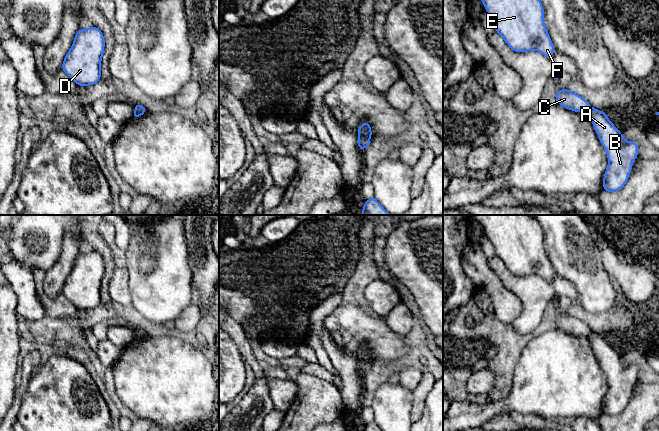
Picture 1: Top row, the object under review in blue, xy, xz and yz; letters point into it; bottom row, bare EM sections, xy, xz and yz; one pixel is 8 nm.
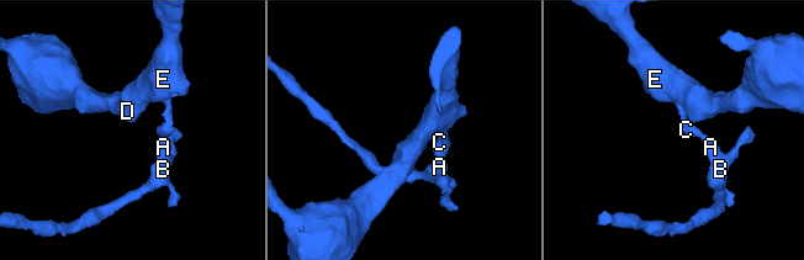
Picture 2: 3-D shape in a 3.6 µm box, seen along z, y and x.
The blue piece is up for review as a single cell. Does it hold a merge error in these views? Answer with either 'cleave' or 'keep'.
cleave

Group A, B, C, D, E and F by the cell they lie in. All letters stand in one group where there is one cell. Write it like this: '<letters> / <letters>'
A B / C D E F

